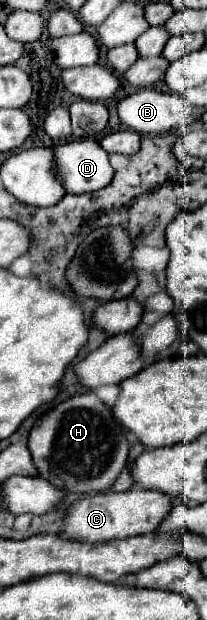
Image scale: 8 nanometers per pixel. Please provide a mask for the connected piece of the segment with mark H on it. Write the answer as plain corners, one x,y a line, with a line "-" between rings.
82,393
56,405
32,427
28,449
38,469
38,477
48,483
52,483
54,477
56,485
60,479
60,487
72,493
100,493
110,489
124,469
128,439
122,427
114,423
114,415
110,415
108,407
94,393

